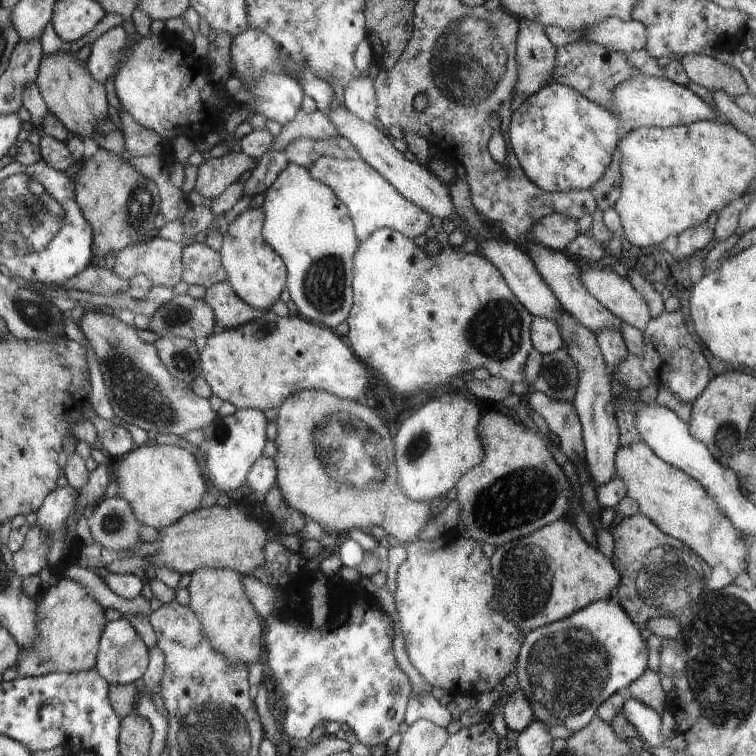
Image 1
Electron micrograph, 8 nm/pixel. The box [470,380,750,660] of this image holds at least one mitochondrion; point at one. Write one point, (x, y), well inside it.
(666, 577)

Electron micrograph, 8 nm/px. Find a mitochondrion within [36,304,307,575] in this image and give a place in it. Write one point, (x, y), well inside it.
(136, 391)

